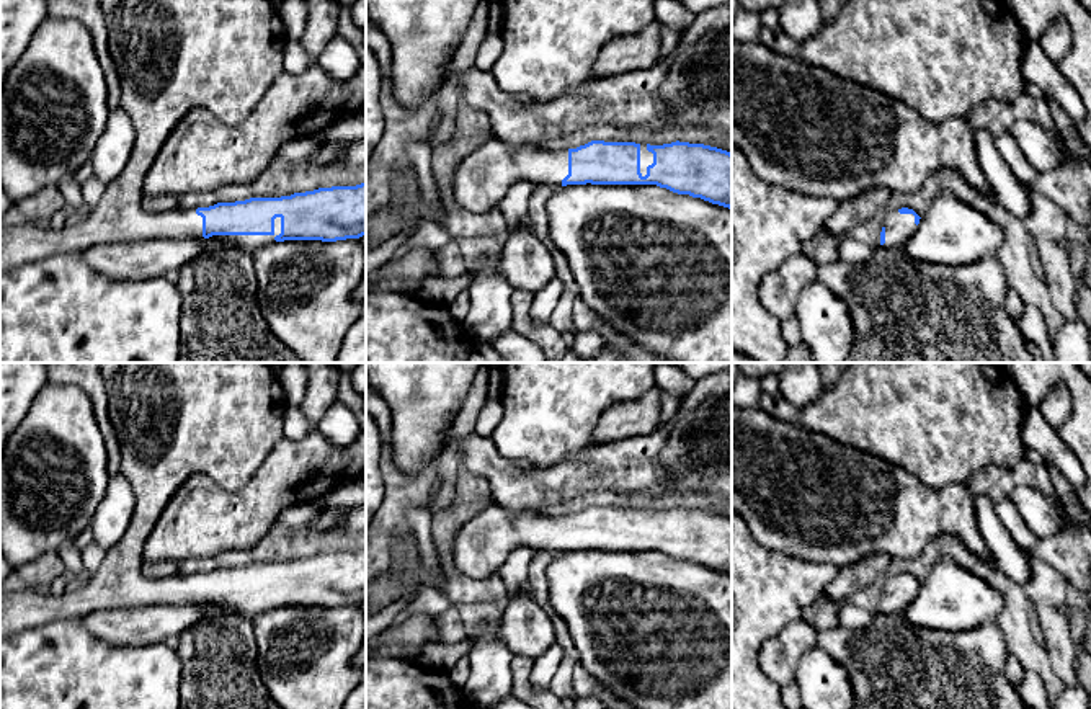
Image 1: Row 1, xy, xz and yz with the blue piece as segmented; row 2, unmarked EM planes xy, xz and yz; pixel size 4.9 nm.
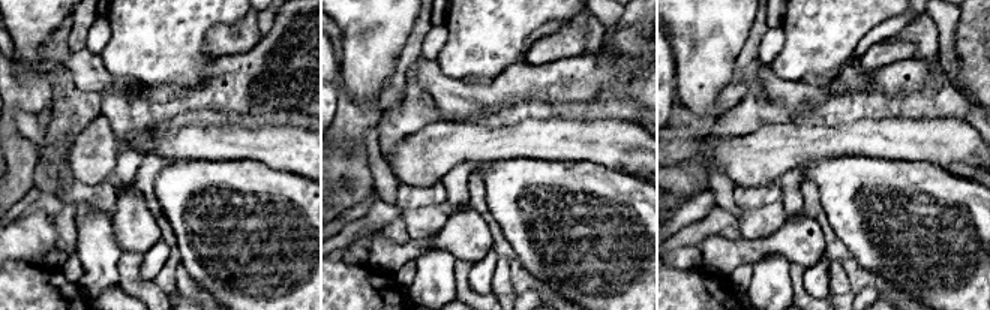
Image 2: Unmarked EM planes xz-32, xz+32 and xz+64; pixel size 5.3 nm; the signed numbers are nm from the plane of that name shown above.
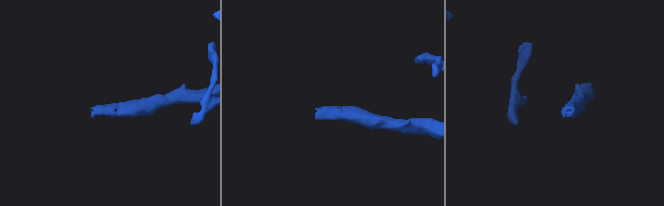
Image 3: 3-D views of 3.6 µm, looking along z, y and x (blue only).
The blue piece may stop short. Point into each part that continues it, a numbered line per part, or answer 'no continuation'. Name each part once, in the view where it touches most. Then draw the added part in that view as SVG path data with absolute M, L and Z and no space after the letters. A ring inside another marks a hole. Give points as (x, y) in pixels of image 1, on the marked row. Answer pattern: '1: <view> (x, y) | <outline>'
1: xy (250, 244) | M281 217L274 219L274 234L273 235L212 235L209 240L238 247L245 252L256 252L265 245L274 243L274 237L281 234Z

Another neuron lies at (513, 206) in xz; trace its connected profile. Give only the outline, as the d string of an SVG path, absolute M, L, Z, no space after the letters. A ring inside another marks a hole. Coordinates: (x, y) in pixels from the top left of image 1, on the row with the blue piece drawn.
M518 181L508 190L505 198L497 204L497 207L505 217L508 232L529 224L528 207L534 188L536 185L531 181Z

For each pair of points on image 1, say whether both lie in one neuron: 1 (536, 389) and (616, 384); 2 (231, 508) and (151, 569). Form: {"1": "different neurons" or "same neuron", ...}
{"1": "same neuron", "2": "different neurons"}

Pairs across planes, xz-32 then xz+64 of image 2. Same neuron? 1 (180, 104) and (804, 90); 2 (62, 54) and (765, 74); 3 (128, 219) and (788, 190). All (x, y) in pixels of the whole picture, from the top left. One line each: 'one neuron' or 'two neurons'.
1: one neuron
2: one neuron
3: two neurons

